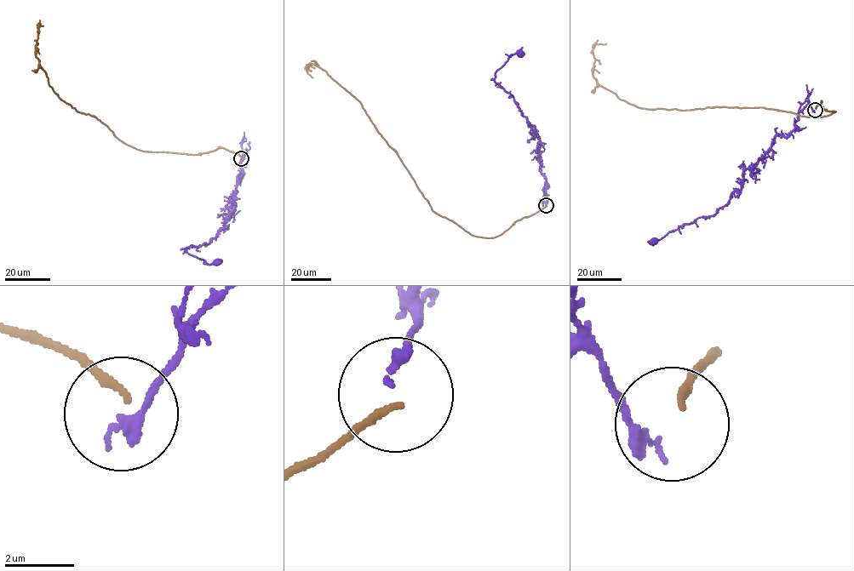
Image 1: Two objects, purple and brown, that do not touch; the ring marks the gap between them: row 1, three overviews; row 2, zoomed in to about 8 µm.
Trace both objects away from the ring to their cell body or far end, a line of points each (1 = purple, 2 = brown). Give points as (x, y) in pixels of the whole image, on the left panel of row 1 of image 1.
1: (241, 158), (246, 153), (226, 225), (209, 243), (184, 249), (209, 264), (221, 259)
2: (241, 157), (222, 147), (192, 155), (148, 151), (118, 139), (50, 87), (36, 55), (38, 24), (42, 25)

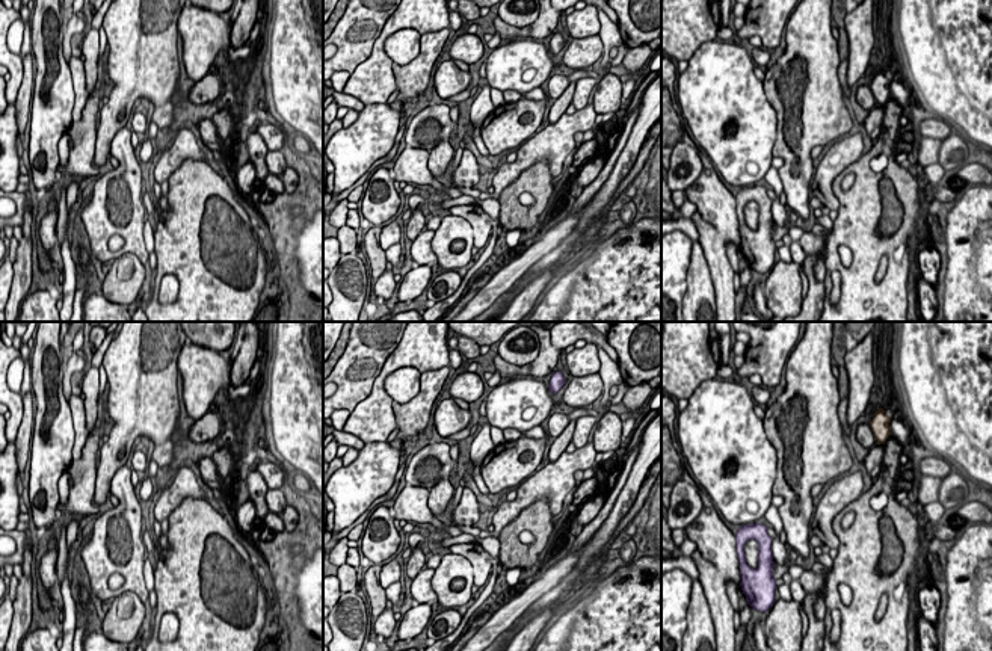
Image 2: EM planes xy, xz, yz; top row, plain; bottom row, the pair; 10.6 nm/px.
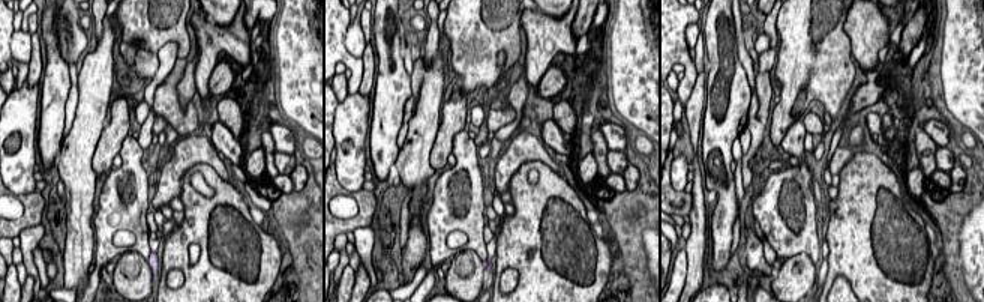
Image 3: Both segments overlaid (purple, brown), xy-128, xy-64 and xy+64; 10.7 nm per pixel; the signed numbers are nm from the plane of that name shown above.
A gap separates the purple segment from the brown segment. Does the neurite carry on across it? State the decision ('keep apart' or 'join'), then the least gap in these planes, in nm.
keep apart | 1500 nm

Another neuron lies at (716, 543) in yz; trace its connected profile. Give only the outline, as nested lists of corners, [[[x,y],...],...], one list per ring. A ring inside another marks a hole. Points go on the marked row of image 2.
[[[702,497],[701,514],[684,532],[685,538],[698,545],[701,554],[719,569],[725,583],[732,582],[737,592],[741,591],[735,535],[725,526],[710,497]]]

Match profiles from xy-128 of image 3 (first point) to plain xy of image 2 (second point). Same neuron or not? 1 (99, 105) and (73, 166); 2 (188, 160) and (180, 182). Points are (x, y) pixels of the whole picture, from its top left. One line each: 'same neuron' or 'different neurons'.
1: same neuron
2: different neurons

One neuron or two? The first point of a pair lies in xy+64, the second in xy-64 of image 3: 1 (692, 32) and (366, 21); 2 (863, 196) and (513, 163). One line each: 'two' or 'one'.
1: two
2: two

